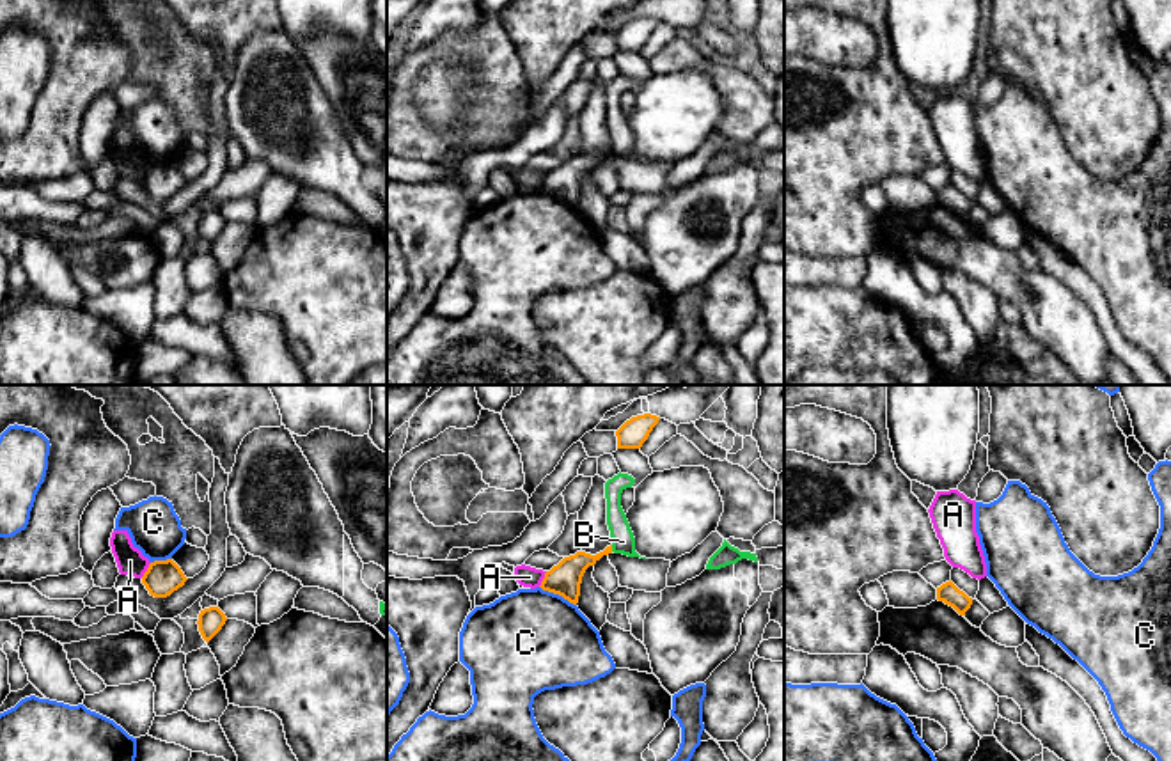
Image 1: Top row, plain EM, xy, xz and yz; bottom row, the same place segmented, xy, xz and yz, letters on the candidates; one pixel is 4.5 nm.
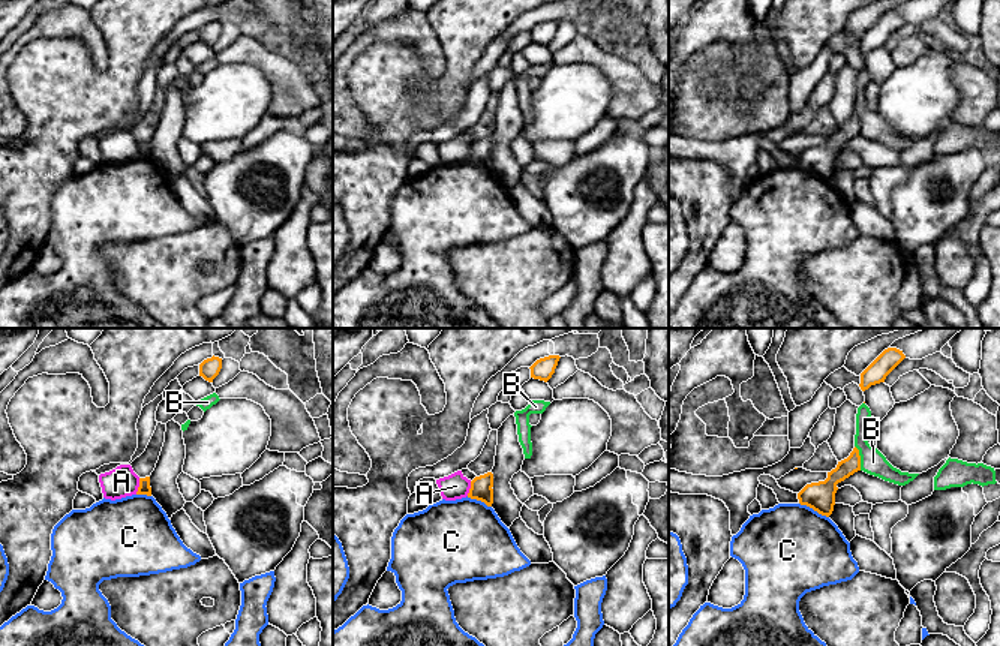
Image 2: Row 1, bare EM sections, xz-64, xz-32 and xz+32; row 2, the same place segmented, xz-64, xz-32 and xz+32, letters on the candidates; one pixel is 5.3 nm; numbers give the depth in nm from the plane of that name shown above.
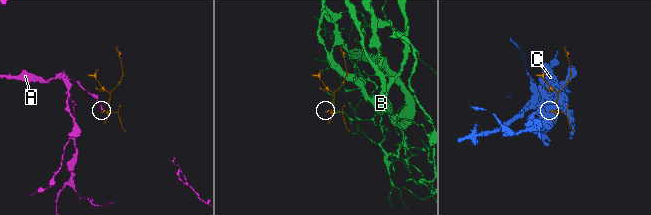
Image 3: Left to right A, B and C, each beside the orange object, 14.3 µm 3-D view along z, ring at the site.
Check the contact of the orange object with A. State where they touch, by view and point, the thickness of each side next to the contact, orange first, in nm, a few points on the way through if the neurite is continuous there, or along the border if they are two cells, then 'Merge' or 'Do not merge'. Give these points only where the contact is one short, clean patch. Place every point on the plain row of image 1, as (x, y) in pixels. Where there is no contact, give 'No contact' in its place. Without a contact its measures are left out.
Touches orange at xy (148, 172). Thickness 160 nm (orange) against 130 nm. Boundary: xy (151, 165), (141, 180). Do not merge

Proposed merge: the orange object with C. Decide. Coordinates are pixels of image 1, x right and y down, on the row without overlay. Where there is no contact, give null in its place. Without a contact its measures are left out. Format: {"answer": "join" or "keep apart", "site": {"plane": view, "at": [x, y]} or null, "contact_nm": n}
{"answer": "keep apart", "site": {"plane": "xz", "at": [557, 196]}, "contact_nm": 190}

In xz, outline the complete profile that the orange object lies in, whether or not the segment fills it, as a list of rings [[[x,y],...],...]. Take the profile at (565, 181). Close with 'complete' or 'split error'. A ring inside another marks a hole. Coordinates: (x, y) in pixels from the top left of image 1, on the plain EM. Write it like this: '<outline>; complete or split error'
[[[612,147],[596,158],[577,154],[575,158],[564,160],[557,169],[545,176],[539,190],[577,208],[586,172],[609,156],[612,156]]]; complete

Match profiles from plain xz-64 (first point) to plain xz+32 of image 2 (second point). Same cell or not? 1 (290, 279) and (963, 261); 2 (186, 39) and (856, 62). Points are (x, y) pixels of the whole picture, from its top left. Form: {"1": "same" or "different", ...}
{"1": "same", "2": "different"}

